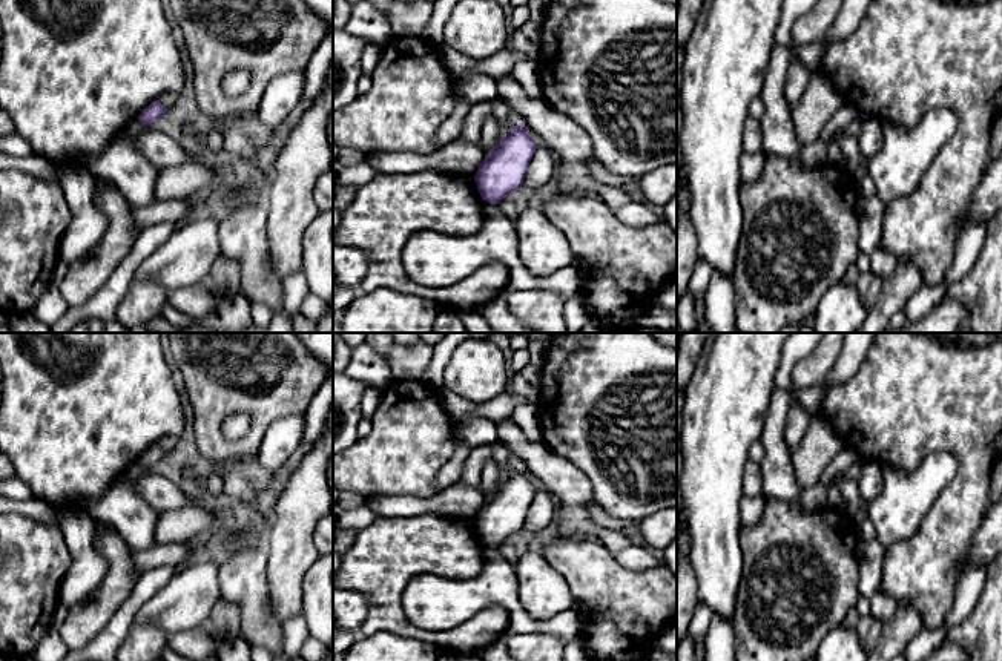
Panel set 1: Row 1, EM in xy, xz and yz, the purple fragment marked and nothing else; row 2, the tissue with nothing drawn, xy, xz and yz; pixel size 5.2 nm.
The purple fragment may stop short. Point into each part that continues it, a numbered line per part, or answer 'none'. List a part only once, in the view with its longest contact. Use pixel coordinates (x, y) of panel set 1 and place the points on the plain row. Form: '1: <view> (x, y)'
none

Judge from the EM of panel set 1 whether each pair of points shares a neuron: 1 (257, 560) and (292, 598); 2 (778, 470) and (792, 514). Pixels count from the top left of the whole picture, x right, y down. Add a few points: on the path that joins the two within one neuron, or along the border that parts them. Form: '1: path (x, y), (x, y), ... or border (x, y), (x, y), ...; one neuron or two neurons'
1: border (263, 546), (267, 554), (267, 589), (273, 608); two neurons
2: border (797, 499), (766, 500); two neurons

